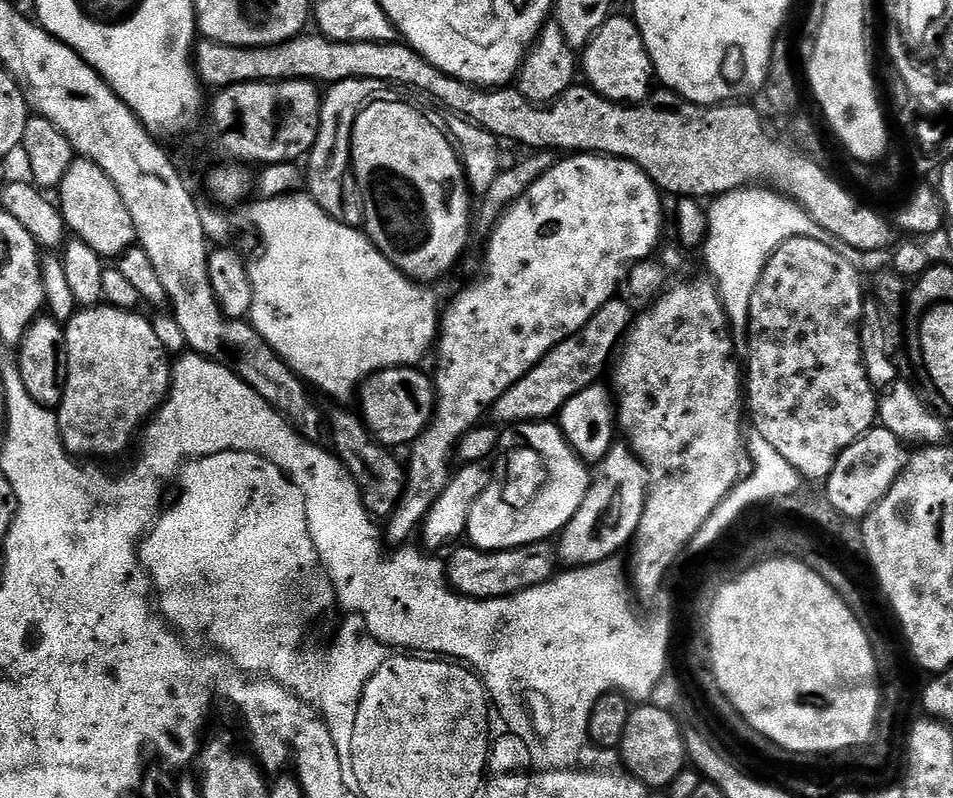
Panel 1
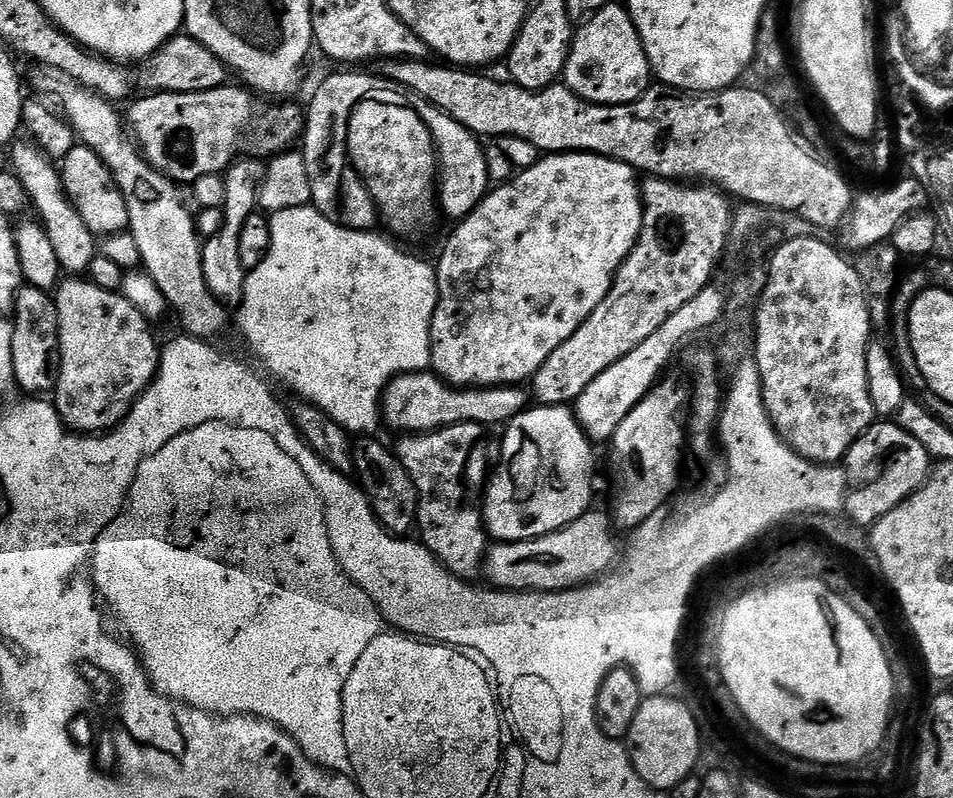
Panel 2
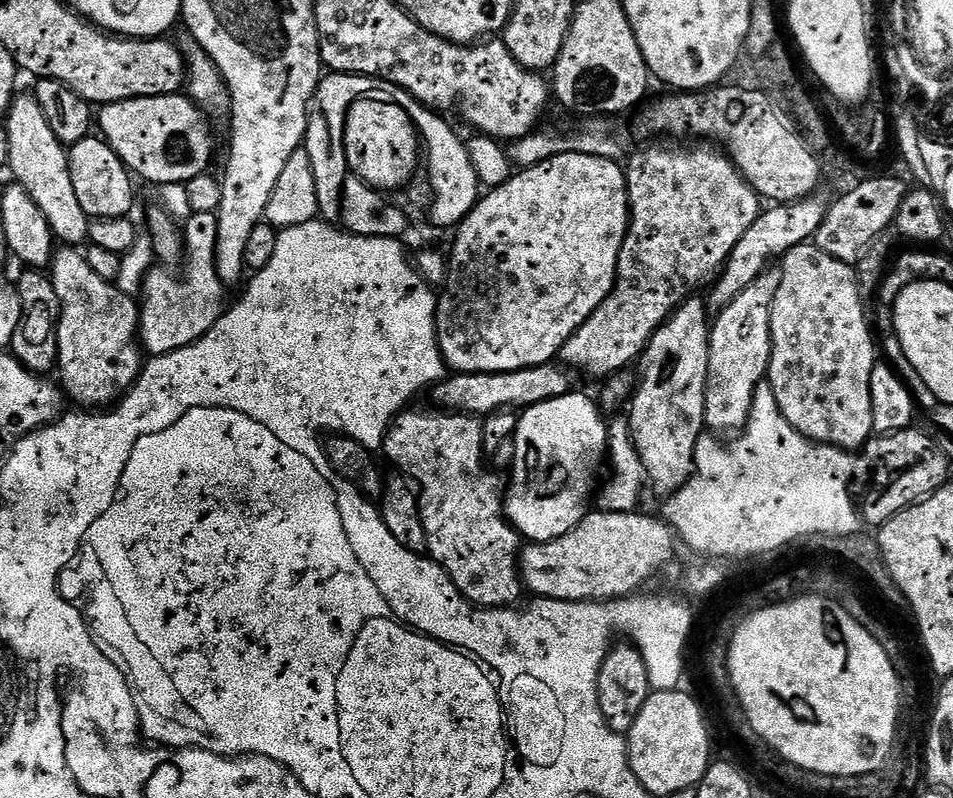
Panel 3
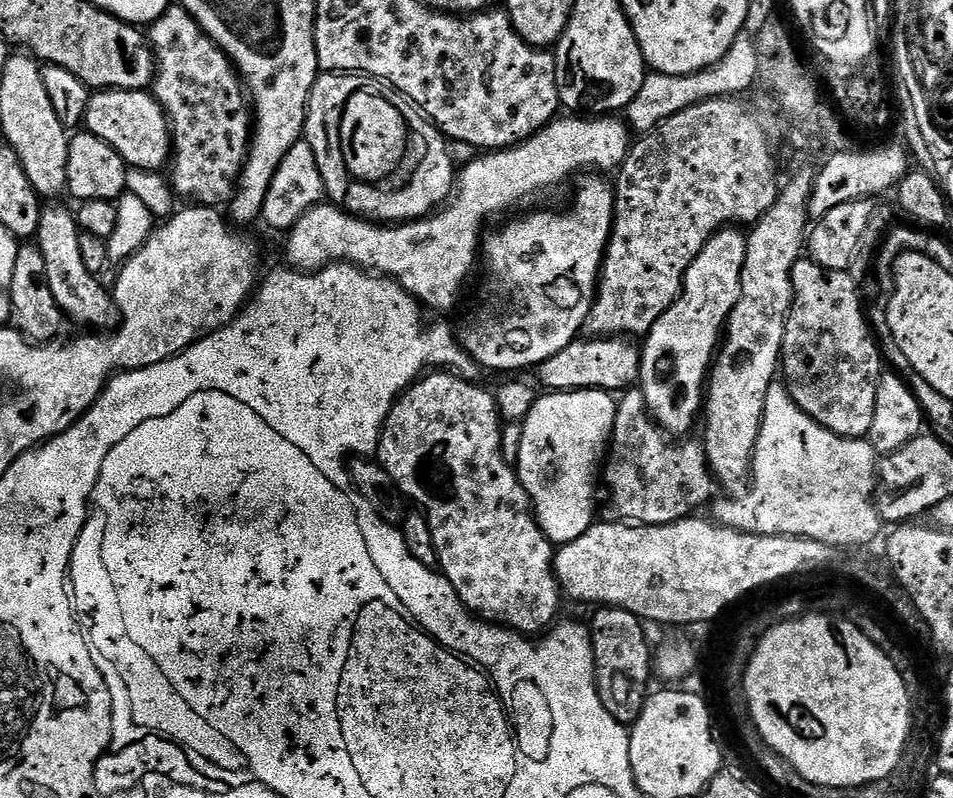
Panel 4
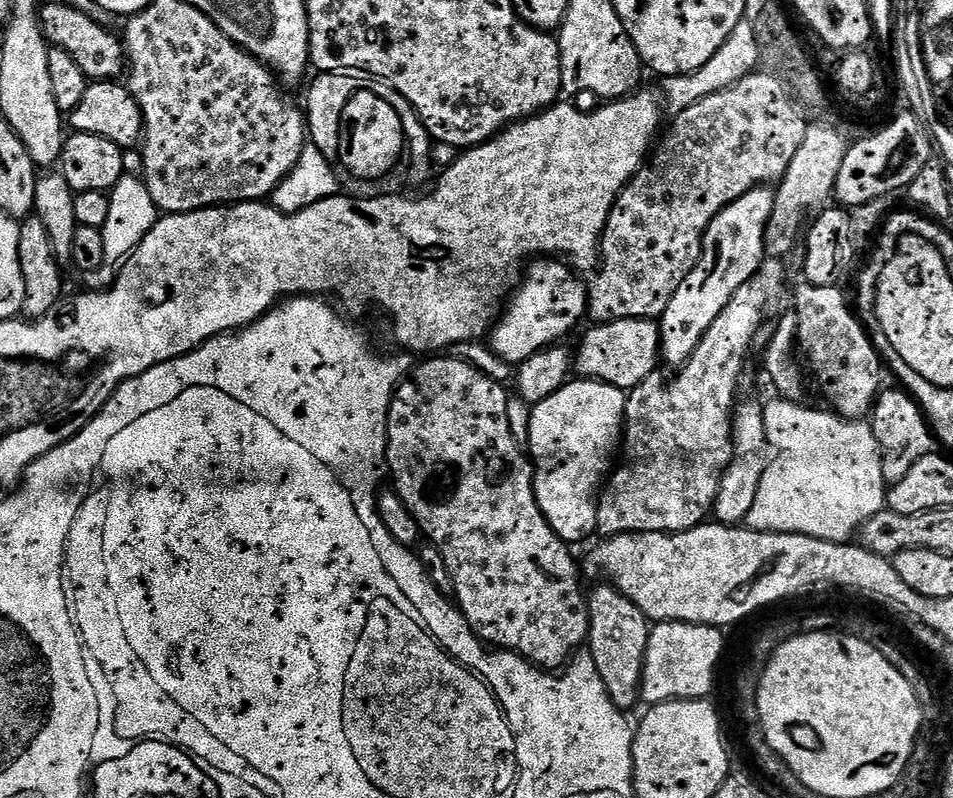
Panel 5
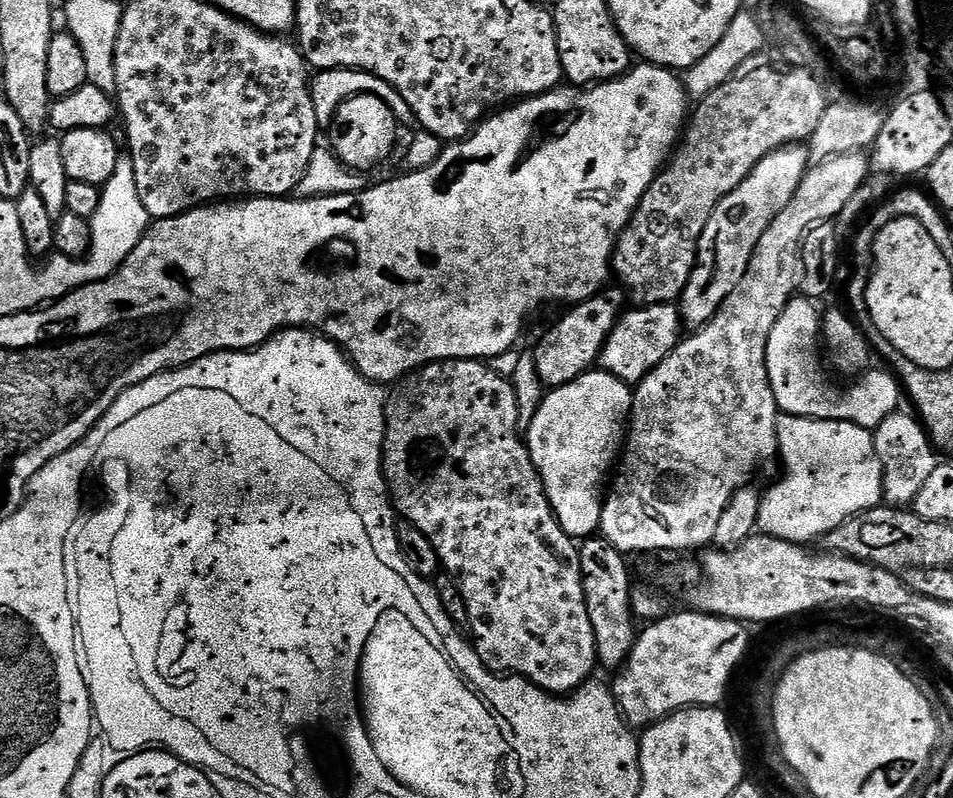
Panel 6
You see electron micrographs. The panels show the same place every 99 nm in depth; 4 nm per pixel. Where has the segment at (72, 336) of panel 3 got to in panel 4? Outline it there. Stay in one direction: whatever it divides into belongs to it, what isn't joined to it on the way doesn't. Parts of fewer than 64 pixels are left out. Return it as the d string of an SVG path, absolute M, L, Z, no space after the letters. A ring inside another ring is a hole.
M60 202L49 204L52 205L44 208L42 218L38 222L34 240L40 245L46 258L46 276L50 282L50 291L54 294L54 302L58 302L60 311L69 321L85 324L88 327L85 329L111 329L118 316L116 301L113 293L104 288L101 281L92 276L90 270L86 270L85 264L82 263L82 250L78 246L81 231L76 222L76 213L71 207L63 208Z

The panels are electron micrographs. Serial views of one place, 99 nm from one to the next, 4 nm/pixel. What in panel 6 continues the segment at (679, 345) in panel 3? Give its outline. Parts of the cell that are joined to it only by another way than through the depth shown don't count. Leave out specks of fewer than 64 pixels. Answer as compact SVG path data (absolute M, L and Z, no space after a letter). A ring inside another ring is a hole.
M786 144L766 154L748 177L718 202L714 214L710 214L710 222L706 222L706 230L702 230L702 238L696 245L696 265L678 301L681 321L687 327L689 324L689 329L702 328L712 321L722 302L734 294L734 286L742 282L742 274L746 274L746 266L750 266L758 238L766 234L766 226L770 226L770 222L782 214L786 202L794 198L794 190L798 190L809 167L810 152L805 145Z

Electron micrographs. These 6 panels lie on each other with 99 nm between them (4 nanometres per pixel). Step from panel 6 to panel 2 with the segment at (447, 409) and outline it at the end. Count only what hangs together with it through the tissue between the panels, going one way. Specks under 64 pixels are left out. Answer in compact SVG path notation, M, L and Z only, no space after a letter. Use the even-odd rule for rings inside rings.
M455 424L449 428L440 428L437 432L404 434L394 444L396 456L402 466L406 466L416 493L420 495L416 507L416 528L421 536L419 539L425 548L436 555L436 561L447 572L469 582L475 581L479 572L481 575L490 547L490 537L488 529L484 527L481 509L464 505L464 471L474 446L485 439L484 432L485 429L478 424Z

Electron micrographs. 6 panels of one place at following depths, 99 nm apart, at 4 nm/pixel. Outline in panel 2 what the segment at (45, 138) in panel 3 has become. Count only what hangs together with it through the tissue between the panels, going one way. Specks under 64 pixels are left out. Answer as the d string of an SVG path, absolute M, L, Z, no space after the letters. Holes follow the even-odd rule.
M20 143L11 145L10 168L22 182L31 207L33 209L36 207L35 215L42 221L46 234L50 234L50 243L54 246L54 254L61 269L68 274L87 273L98 254L98 237L90 230L90 226L86 226L86 222L82 222L82 214L74 210L68 195L64 193L59 167L35 144Z

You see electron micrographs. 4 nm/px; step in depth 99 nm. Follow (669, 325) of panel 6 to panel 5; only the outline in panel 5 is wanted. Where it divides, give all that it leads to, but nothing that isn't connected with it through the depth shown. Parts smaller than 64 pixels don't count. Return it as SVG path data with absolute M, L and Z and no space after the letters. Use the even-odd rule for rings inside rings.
M626 318L625 320L619 320L618 322L610 322L609 324L596 324L592 326L592 329L585 334L580 340L580 349L575 349L574 352L574 372L577 377L583 378L585 380L598 380L602 384L612 384L616 388L622 388L625 390L631 390L639 386L647 376L653 375L657 371L656 360L661 359L660 354L660 326L656 320L639 320L638 318Z

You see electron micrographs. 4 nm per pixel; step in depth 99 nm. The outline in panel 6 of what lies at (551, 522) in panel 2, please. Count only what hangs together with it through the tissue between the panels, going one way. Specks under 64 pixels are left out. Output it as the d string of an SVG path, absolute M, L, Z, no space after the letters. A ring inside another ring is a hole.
M603 370L586 372L566 386L551 389L545 395L538 414L534 414L532 425L526 430L528 453L542 478L556 521L568 536L587 538L597 535L604 509L606 481L626 443L633 395L633 389L617 376Z

